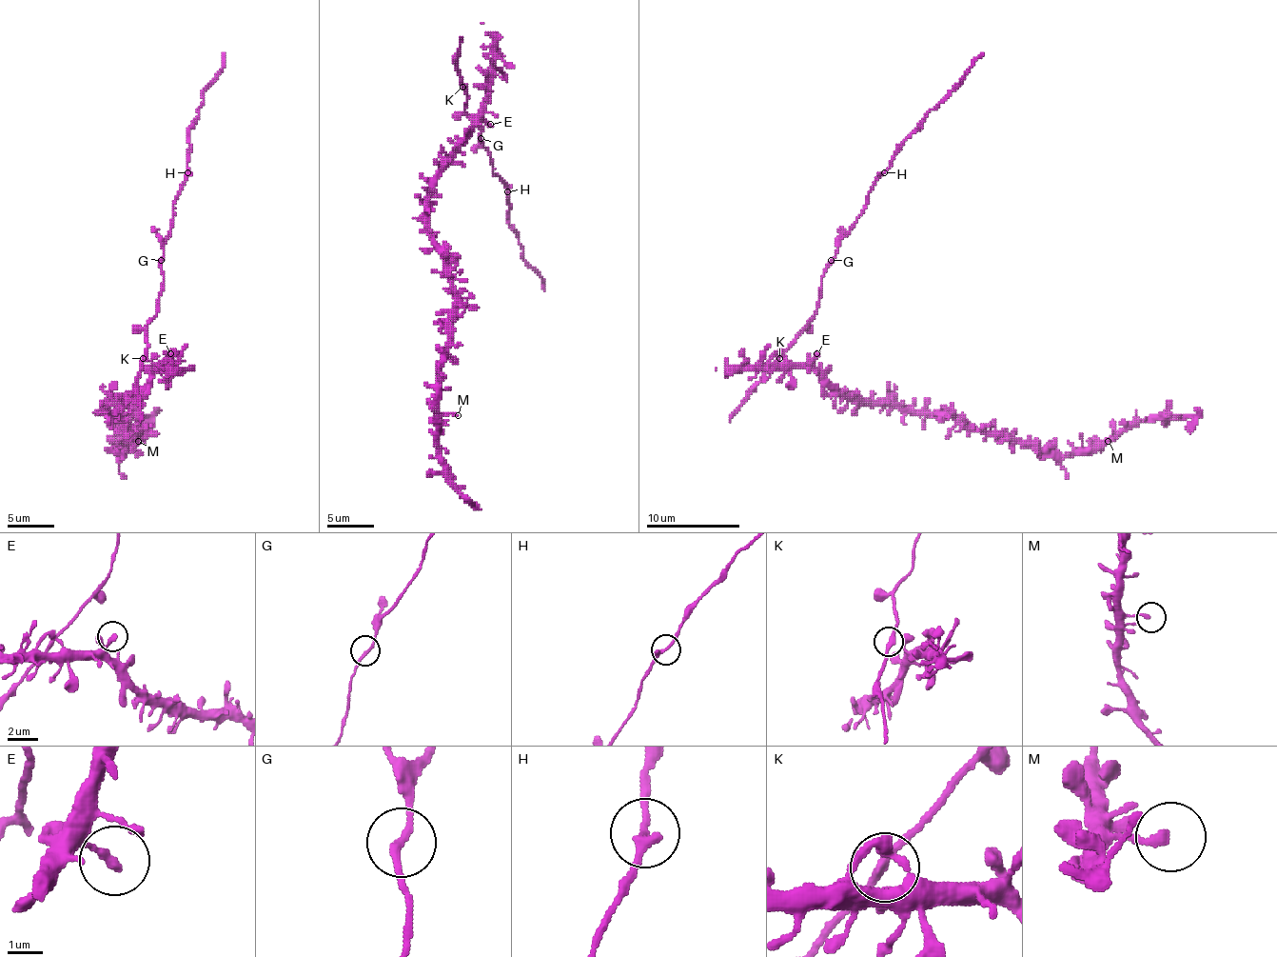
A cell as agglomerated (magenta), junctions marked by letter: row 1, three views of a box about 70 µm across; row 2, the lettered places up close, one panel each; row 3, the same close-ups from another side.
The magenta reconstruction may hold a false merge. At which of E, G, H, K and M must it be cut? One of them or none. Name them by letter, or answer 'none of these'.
none of these

